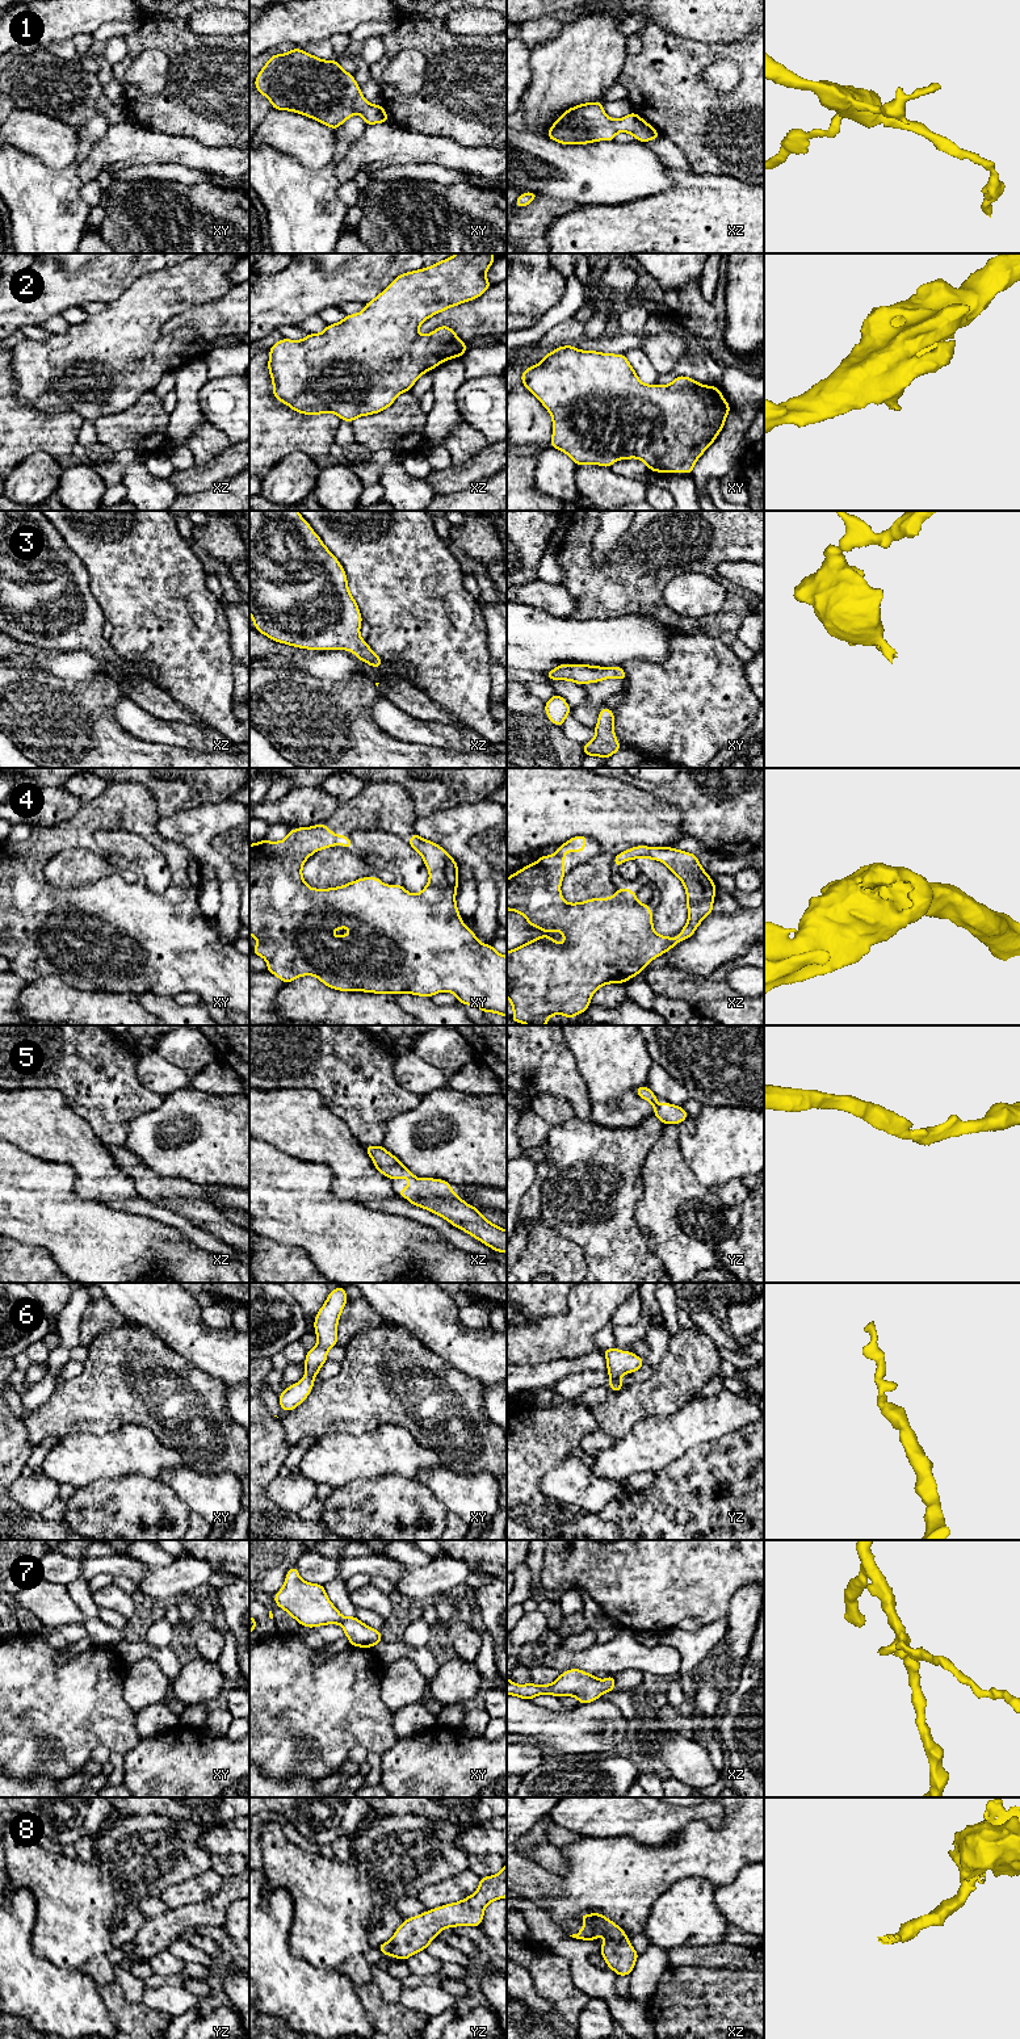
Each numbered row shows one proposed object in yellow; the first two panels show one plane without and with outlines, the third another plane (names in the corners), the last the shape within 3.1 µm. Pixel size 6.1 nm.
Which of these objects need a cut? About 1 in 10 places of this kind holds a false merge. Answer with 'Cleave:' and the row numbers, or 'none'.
Cleave: none

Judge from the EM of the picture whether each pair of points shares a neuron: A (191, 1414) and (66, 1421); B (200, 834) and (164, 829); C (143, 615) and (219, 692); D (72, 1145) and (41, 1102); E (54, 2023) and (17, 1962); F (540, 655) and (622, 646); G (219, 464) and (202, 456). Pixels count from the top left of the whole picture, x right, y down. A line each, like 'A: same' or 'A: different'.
A: same
B: same
C: same
D: same
E: same
F: same
G: different

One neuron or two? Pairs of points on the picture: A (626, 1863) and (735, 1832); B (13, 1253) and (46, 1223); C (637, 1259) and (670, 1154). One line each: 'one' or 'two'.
A: one
B: two
C: two

